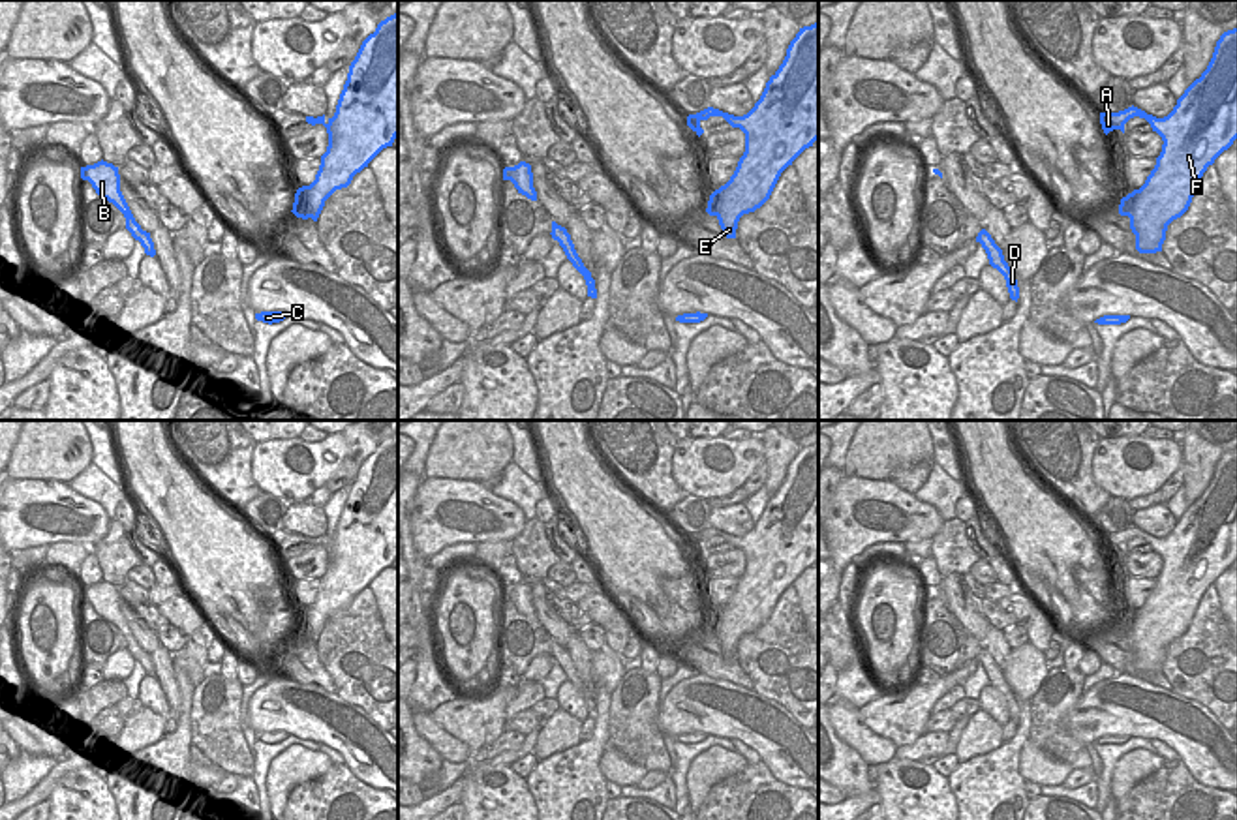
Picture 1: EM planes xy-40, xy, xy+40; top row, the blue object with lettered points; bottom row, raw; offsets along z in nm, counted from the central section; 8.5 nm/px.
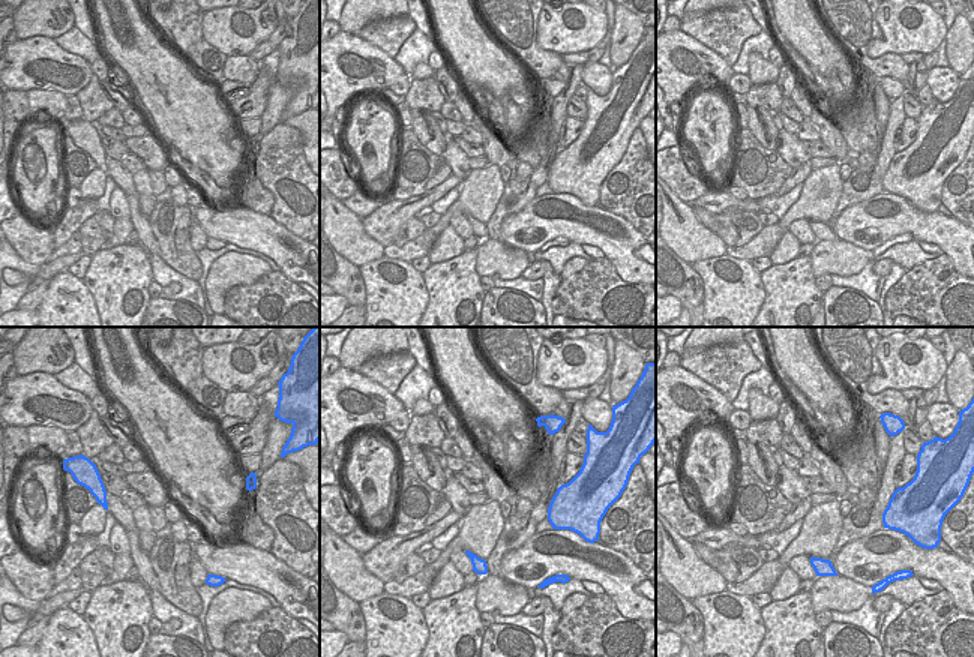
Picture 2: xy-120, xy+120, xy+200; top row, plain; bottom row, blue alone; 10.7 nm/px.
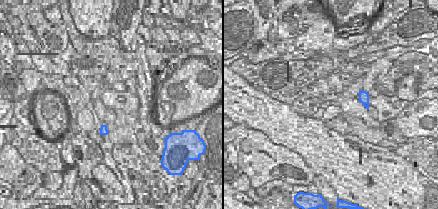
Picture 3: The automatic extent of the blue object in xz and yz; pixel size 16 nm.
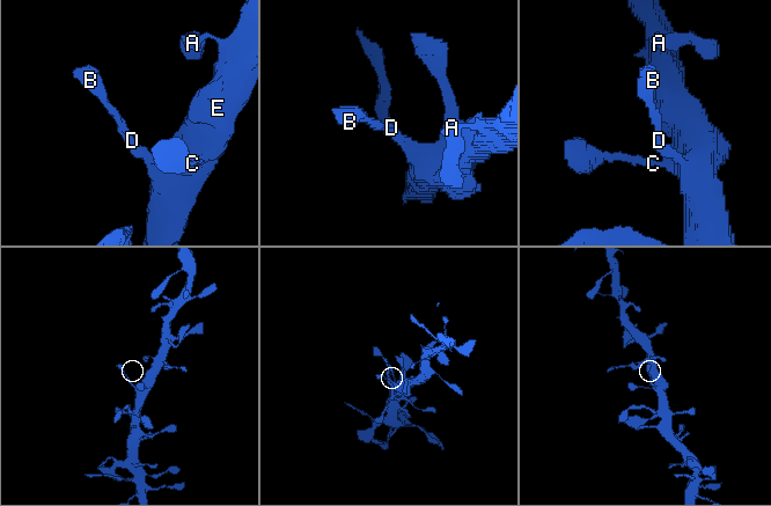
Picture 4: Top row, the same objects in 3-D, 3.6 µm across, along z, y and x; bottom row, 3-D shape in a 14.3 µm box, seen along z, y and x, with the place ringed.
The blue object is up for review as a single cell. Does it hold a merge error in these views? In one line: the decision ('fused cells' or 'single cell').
single cell

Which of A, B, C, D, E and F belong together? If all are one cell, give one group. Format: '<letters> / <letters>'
A B C D E F

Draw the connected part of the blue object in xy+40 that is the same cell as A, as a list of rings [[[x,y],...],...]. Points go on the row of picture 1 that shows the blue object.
[[[1237,28],[1220,36],[1207,69],[1184,90],[1168,116],[1156,118],[1132,105],[1119,113],[1100,113],[1100,124],[1106,135],[1113,129],[1124,133],[1124,124],[1134,116],[1145,118],[1164,144],[1145,184],[1121,199],[1119,214],[1130,218],[1136,250],[1156,253],[1162,251],[1168,225],[1188,210],[1207,167],[1237,139]]]

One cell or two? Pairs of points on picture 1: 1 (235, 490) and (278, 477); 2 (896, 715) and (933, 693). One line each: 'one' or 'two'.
1: two
2: one

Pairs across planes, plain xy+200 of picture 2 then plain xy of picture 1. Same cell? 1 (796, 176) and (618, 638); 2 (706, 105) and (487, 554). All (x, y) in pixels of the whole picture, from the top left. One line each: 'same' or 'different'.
1: different
2: different

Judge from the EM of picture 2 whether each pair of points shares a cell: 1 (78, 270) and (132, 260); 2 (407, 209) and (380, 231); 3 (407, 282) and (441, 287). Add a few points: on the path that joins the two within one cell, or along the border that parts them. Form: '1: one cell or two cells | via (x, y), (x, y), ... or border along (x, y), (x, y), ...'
1: two cells | border along (92, 257), (81, 279)
2: one cell | via (401, 210), (386, 225)
3: two cells | border along (420, 273), (428, 294), (425, 311)

